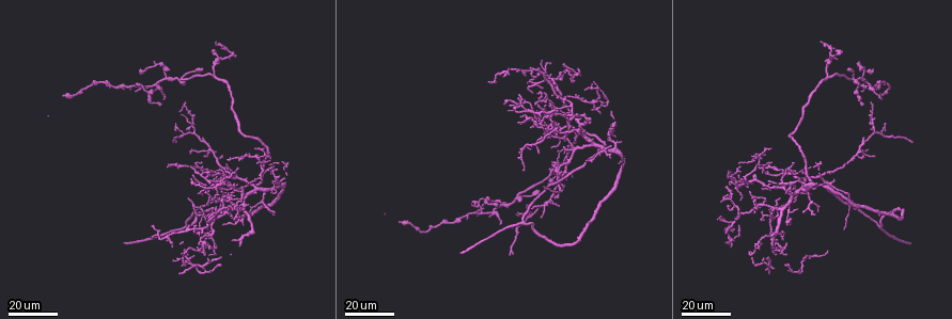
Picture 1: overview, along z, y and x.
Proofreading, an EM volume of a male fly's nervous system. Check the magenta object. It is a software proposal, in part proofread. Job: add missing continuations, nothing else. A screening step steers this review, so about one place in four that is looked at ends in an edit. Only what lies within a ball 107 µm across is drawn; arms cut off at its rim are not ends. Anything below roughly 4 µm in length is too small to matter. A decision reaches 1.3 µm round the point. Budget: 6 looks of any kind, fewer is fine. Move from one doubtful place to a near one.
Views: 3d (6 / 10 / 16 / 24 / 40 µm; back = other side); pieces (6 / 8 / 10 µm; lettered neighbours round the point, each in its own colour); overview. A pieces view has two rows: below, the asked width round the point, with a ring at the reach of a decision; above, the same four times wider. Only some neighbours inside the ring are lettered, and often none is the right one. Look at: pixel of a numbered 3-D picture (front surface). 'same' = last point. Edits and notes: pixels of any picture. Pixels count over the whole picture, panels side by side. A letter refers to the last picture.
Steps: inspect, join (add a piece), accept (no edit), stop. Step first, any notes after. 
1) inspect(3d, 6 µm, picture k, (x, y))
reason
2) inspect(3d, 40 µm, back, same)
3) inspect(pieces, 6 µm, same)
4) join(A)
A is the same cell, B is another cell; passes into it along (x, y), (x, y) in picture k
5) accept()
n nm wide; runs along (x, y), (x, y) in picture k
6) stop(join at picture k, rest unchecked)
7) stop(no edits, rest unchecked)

inspect(3d, 24 µm, picture 1, (872, 71))
free end

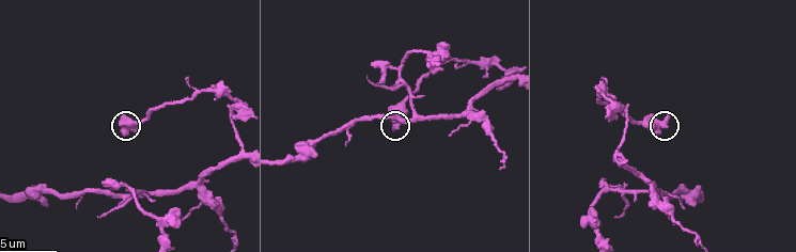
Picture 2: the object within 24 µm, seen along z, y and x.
inspect(pieces, 8 µm, picture 2, (393, 129))

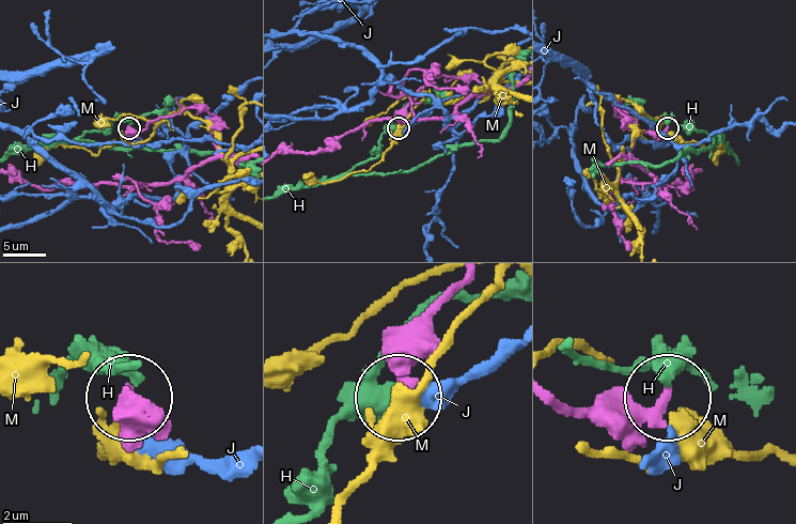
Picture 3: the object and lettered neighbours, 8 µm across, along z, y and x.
accept()
230 nm wide; H, J and M are other cells; runs along (551, 392), (586, 411), (660, 404) in picture 3; none of them fits

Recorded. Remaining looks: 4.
inspect(pieces, 8 µm, picture 2, (605, 115))
branch stops here

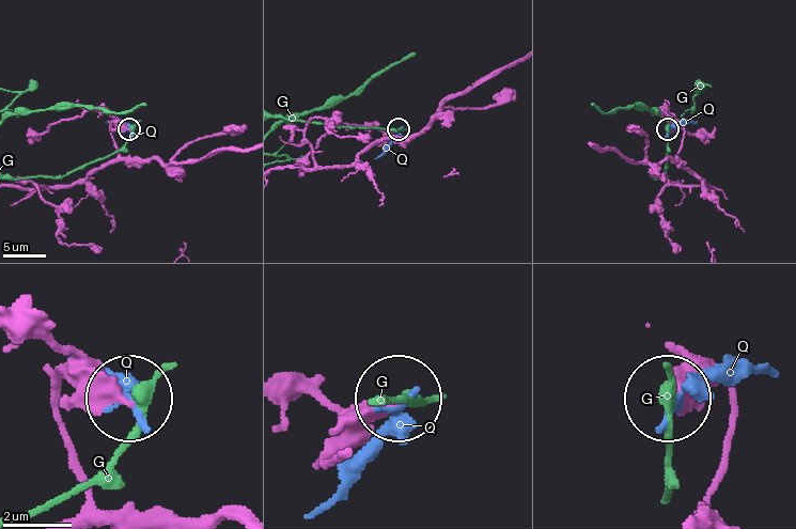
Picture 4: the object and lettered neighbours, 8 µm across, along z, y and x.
accept()
G and Q are other cells; runs along (170, 515), (90, 495), (58, 391), (124, 398) in picture 4; none of them fits

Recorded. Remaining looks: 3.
inspect(3d, 16 µm, picture 1, (537, 154))
end of a long branch

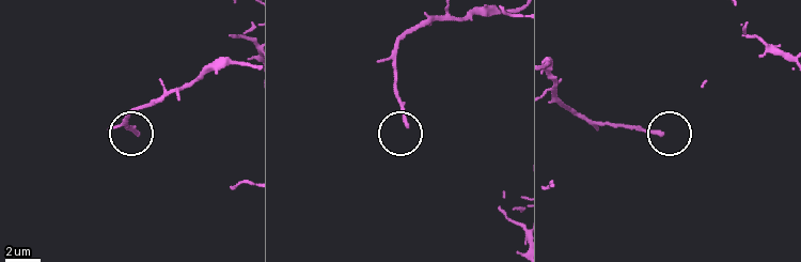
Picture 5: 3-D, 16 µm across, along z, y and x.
inspect(3d, 10 µm, picture 5, (138, 132))

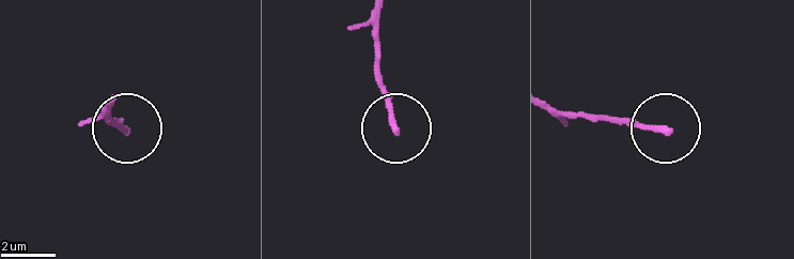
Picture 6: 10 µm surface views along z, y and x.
inspect(pieces, 10 µm, picture 6, (128, 130))

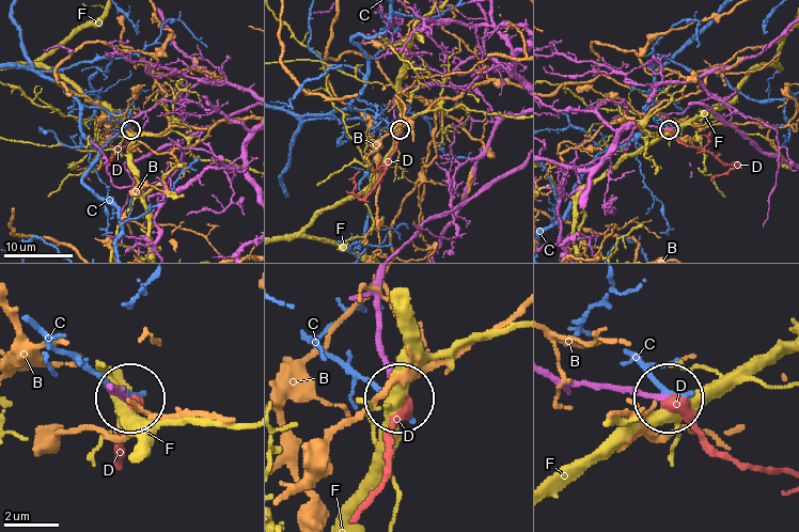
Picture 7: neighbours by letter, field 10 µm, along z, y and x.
join(D)
D is the same cell, B, C and F are other cells; passes into it along (394, 111), (396, 146), (361, 198), (355, 191), (359, 171) in picture 7; the neuron continues

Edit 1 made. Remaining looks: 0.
stop(join at picture 7, rest unchecked)

